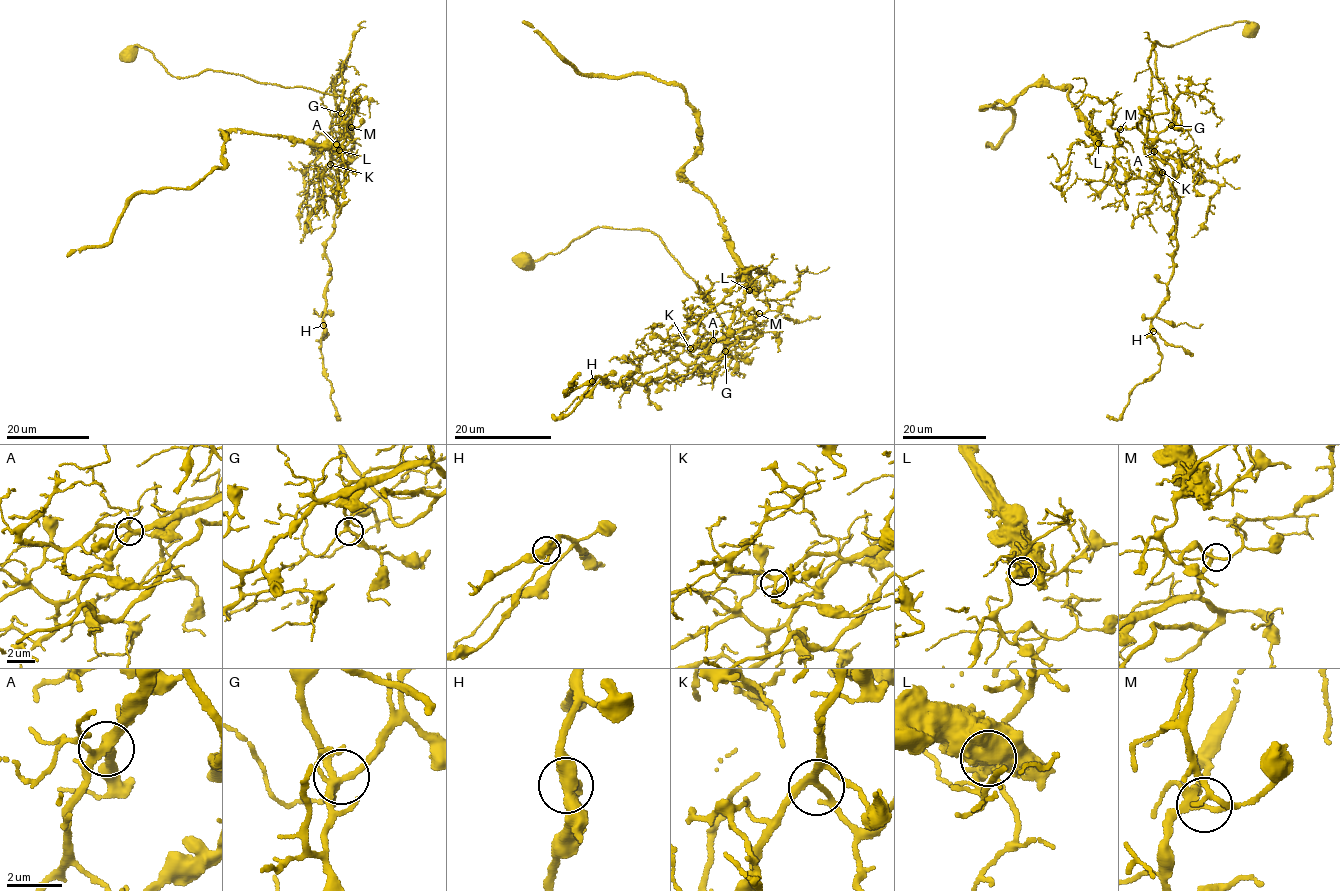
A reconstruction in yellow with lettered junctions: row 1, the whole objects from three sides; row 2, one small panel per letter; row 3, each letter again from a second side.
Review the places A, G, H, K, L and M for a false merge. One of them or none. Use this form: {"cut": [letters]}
{"cut": ["L"]}

